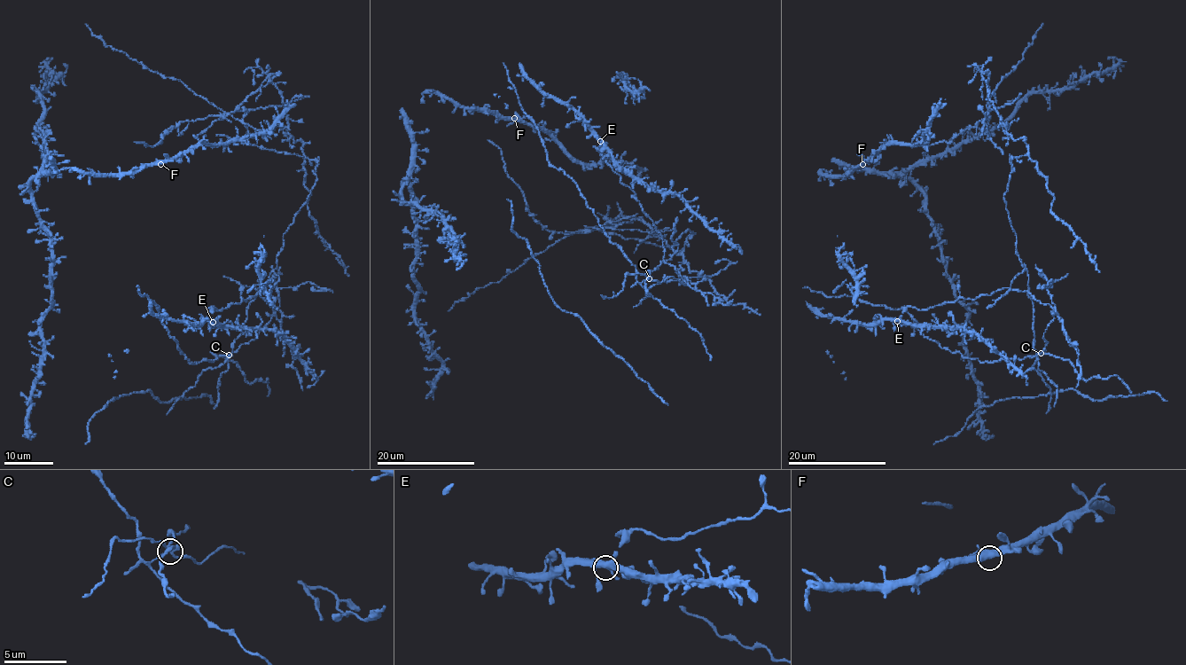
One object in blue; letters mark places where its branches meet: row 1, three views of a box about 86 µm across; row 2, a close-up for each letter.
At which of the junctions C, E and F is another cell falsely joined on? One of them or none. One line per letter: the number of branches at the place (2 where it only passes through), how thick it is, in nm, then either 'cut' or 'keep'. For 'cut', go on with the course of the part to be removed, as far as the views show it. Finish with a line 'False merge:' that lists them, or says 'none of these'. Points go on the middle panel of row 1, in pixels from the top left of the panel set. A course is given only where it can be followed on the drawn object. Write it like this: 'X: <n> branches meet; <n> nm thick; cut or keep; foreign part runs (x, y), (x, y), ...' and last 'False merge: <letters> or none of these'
C: 4 branches meet; 220 nm thick; cut; foreign part runs (648, 278), (671, 260), (679, 236), (694, 234), (679, 254), (625, 216), (630, 222), (558, 239), (448, 311)
E: 4 branches meet; 440 nm thick; keep
F: 4 branches meet; 440 nm thick; keep
False merge: C

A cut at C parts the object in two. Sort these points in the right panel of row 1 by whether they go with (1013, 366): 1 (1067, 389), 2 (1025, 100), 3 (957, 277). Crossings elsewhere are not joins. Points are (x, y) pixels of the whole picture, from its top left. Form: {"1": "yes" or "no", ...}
{"1": "yes", "2": "yes", "3": "yes"}

